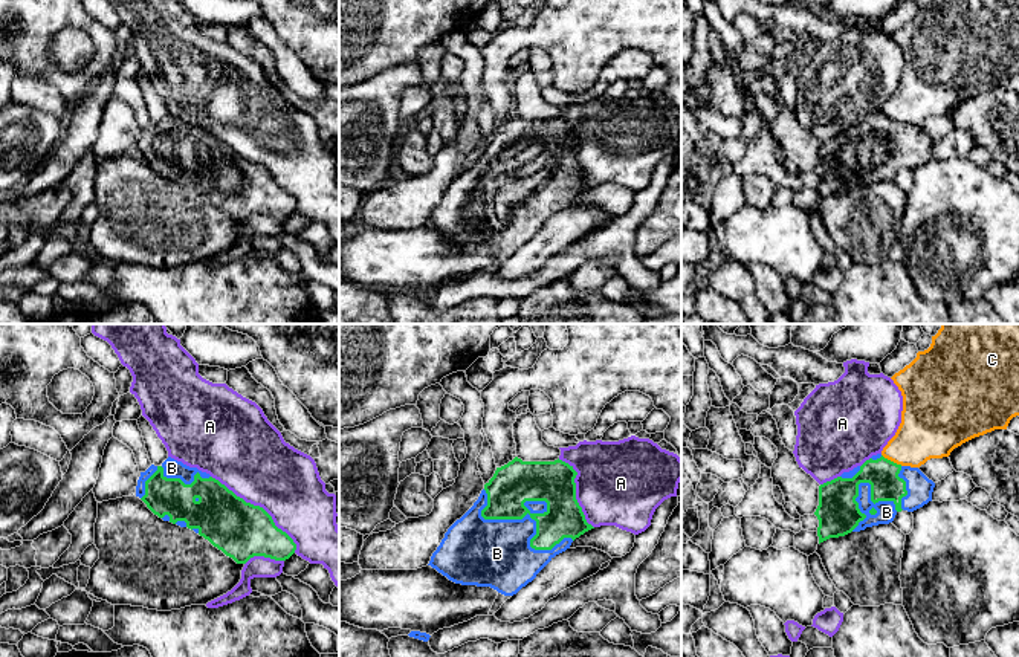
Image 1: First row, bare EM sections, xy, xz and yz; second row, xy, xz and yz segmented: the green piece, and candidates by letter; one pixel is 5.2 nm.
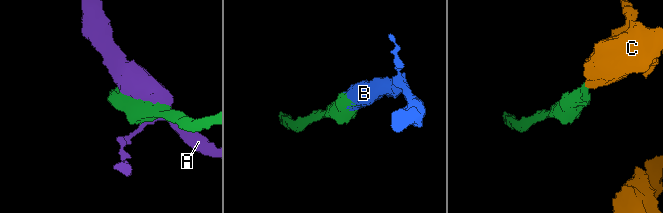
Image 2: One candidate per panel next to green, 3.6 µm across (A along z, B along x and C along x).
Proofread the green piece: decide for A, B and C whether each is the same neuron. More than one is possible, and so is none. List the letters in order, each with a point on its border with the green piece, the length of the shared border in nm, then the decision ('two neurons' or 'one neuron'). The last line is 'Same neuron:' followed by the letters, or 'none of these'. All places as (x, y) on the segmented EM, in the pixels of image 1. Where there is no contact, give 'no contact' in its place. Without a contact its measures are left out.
A: xy (258, 506) | 600 nm | two neurons
B: xz (529, 514) | 550 nm | one neuron
C: yz (892, 462) | 130 nm | two neurons
Same neuron: B

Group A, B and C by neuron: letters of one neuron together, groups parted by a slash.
A / B / C

